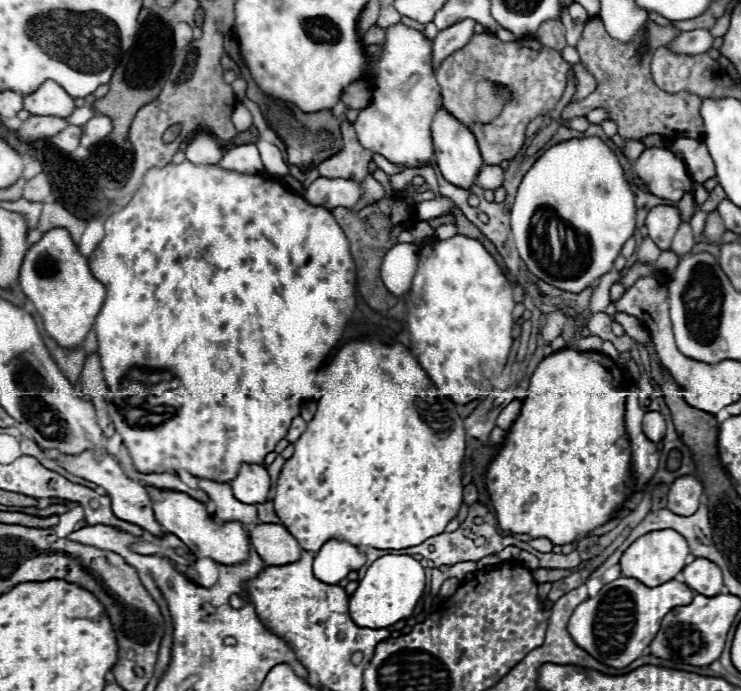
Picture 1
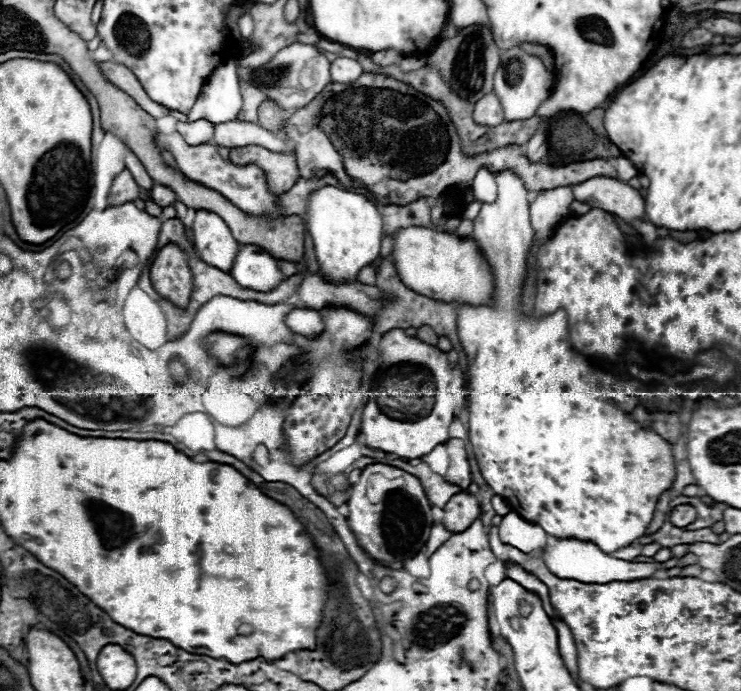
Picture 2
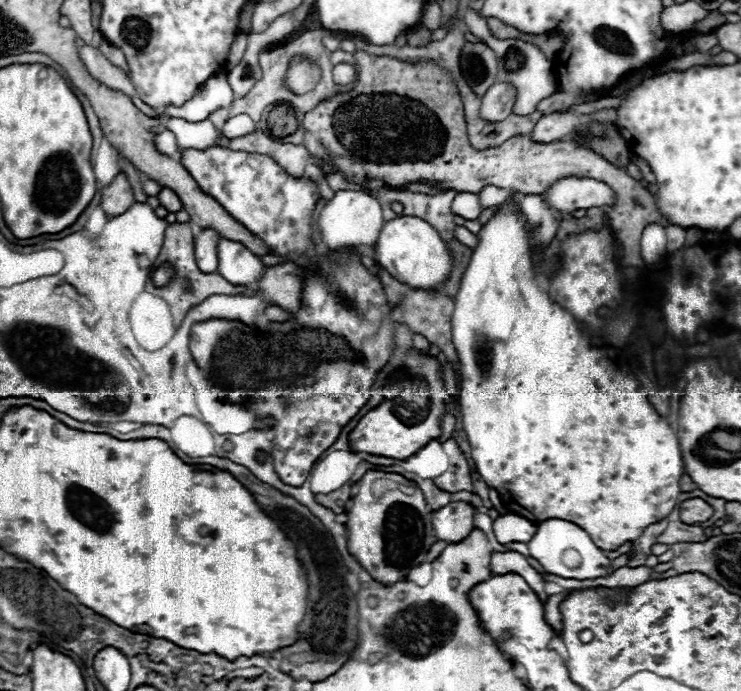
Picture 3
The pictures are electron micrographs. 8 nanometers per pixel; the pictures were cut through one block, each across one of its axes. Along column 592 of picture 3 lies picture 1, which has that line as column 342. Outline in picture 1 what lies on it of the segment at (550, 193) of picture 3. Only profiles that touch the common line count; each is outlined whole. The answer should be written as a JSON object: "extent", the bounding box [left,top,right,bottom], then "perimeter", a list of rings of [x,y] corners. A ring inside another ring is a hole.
{"extent":[304,178,362,208],"perimeter":[[[316,178],[304,192],[304,200],[324,208],[352,208],[362,196],[362,188],[354,180]]]}

